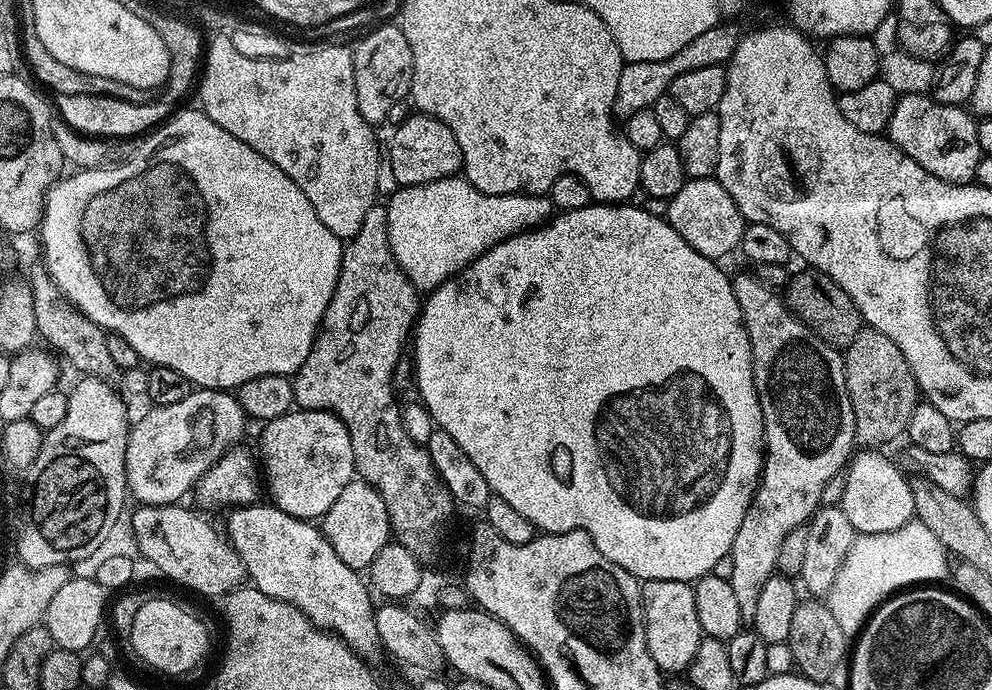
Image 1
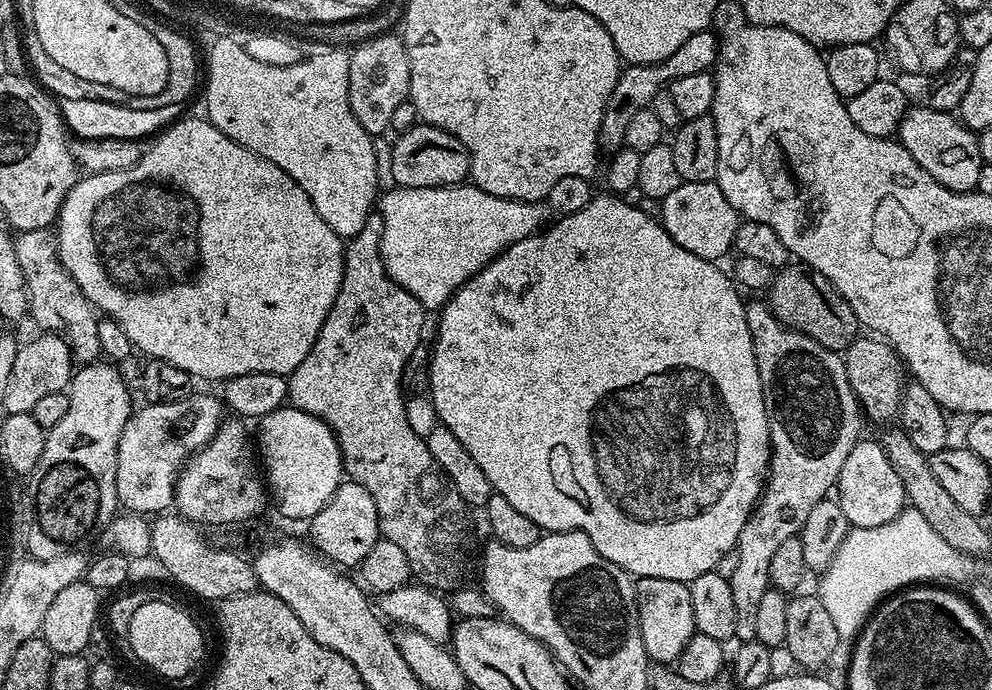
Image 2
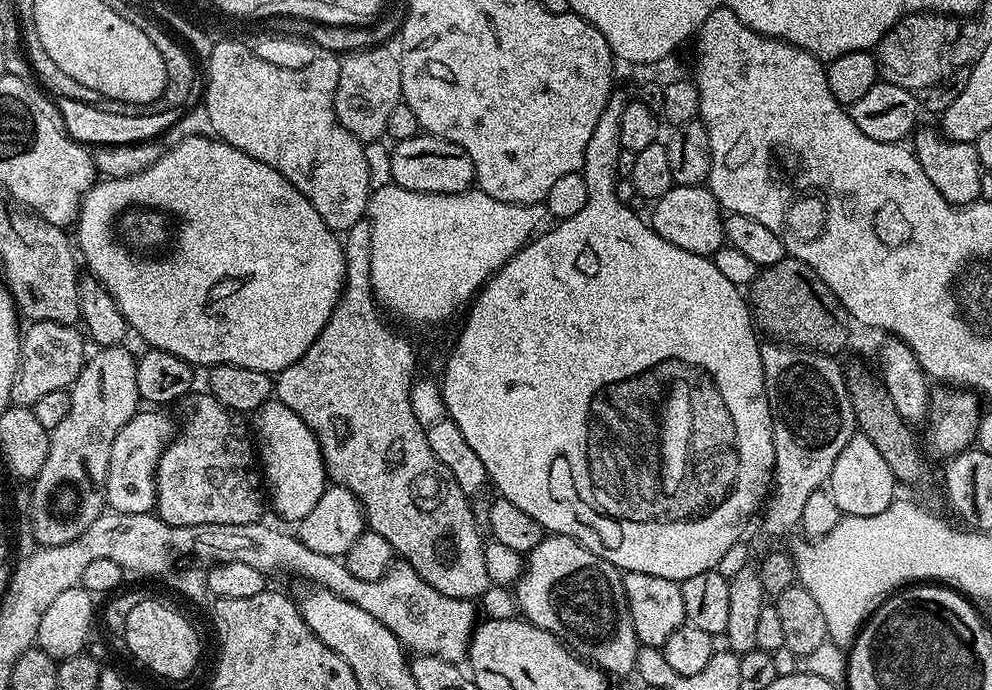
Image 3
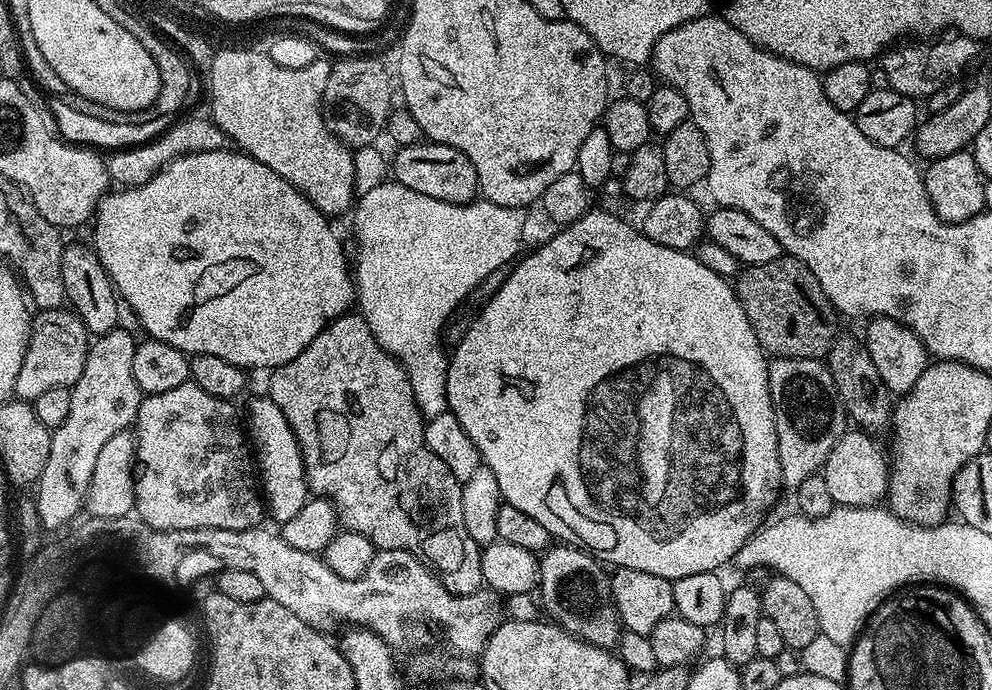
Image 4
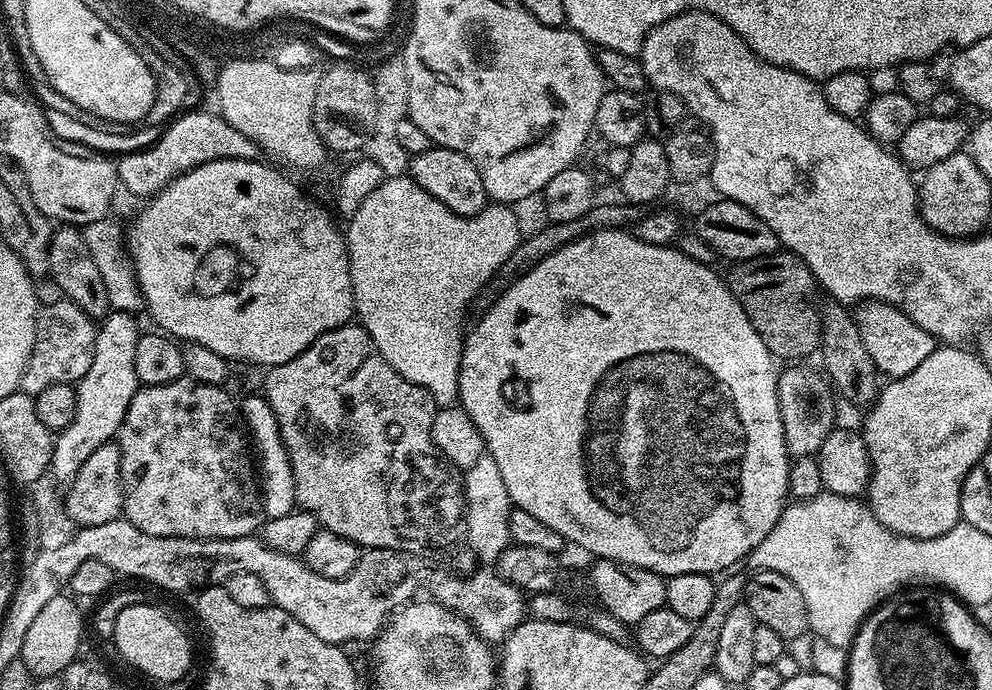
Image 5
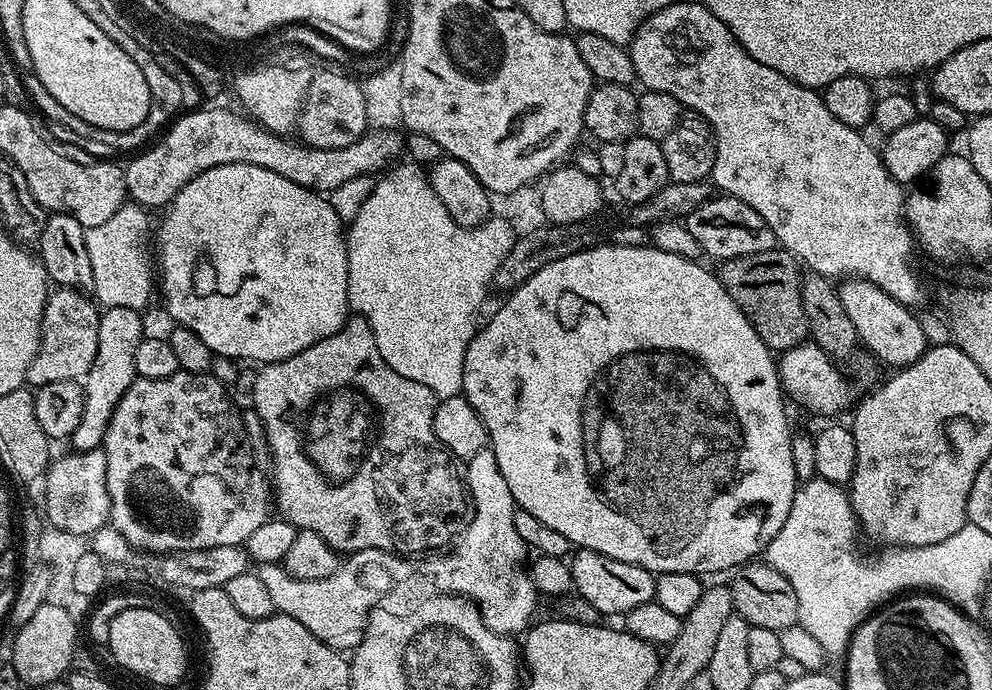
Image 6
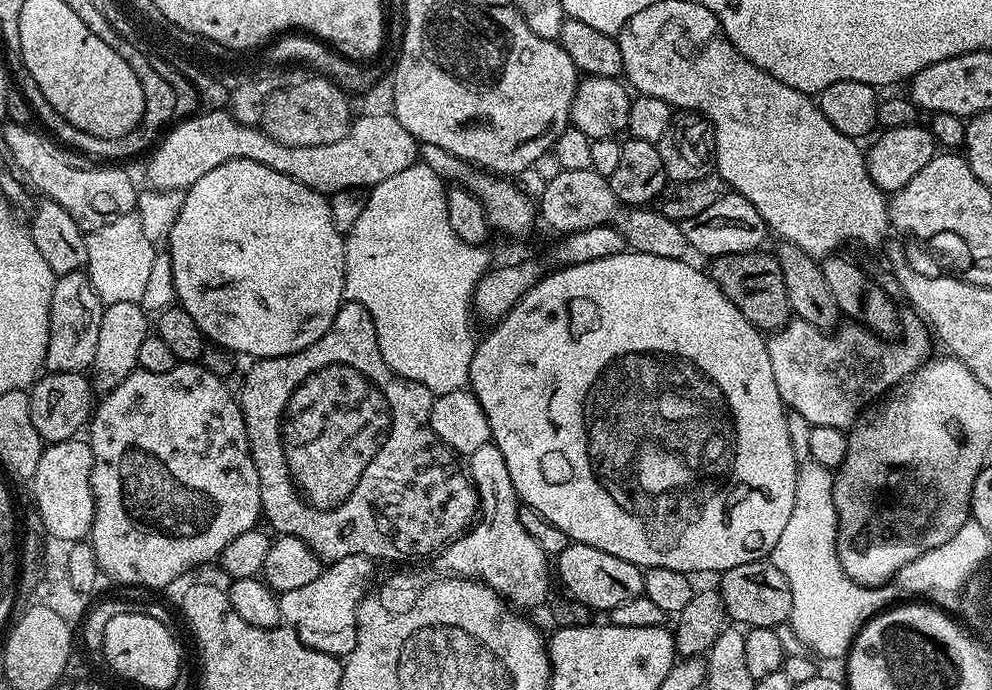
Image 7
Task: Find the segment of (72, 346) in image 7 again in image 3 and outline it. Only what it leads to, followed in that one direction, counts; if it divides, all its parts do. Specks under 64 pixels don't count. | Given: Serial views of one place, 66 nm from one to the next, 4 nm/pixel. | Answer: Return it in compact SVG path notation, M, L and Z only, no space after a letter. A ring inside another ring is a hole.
M34 320L27 326L29 328L25 327L20 337L20 361L16 371L16 380L12 384L12 404L21 408L31 408L34 402L38 402L38 398L51 394L53 390L71 389L72 383L84 369L86 359L86 351L84 352L86 340L79 327L49 320Z

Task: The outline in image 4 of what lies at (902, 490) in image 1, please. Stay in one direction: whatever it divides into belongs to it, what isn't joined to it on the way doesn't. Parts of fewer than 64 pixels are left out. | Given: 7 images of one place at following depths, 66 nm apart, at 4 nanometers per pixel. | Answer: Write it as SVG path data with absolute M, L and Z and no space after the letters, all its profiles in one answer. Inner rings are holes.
M846 430L842 438L834 442L834 450L830 450L822 469L833 505L871 508L887 497L890 466L886 456L880 453L879 446L872 440L875 439L863 430Z

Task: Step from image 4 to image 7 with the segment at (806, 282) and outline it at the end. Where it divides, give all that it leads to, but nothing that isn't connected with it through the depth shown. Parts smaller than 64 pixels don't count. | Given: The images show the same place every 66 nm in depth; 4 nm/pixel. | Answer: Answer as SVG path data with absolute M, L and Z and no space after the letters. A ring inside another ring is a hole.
M768 250L726 254L715 257L710 264L713 282L738 306L742 318L746 318L761 333L771 334L780 331L790 319L786 282L782 278L782 266L775 255ZM712 264L712 268L711 268Z

